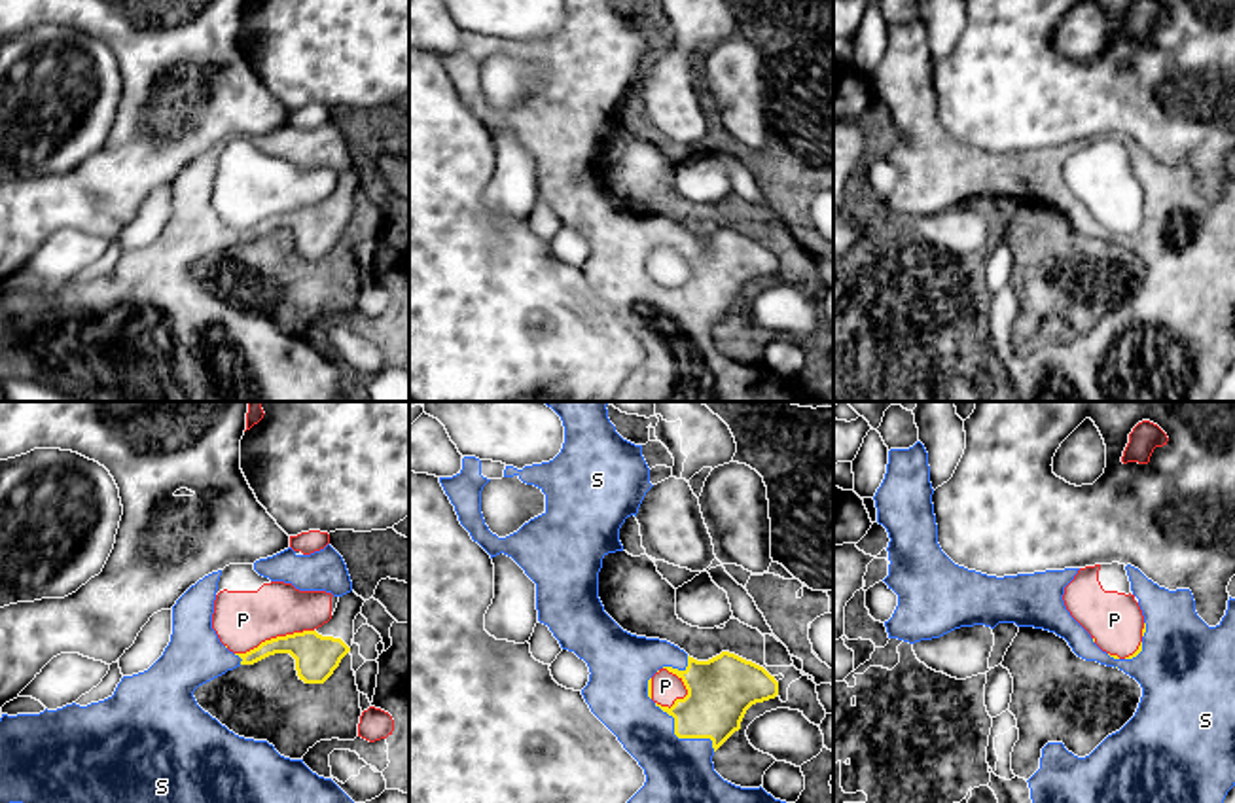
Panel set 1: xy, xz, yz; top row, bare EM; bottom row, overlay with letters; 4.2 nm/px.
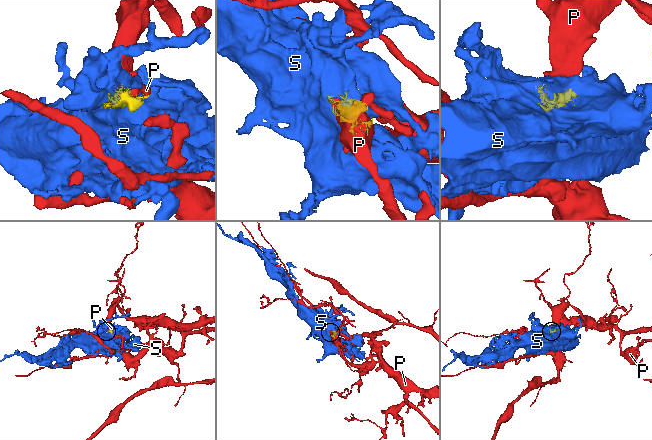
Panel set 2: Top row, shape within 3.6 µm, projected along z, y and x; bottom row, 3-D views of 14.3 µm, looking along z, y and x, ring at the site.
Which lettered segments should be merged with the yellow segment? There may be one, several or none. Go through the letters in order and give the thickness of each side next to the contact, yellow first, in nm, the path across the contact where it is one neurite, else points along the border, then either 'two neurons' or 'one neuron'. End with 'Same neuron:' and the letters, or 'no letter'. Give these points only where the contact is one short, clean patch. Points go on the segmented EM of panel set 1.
P: calibres 180 and 240 nm; two neurons
S: calibres 280 and 280 nm; one neuron
Same neuron: S

